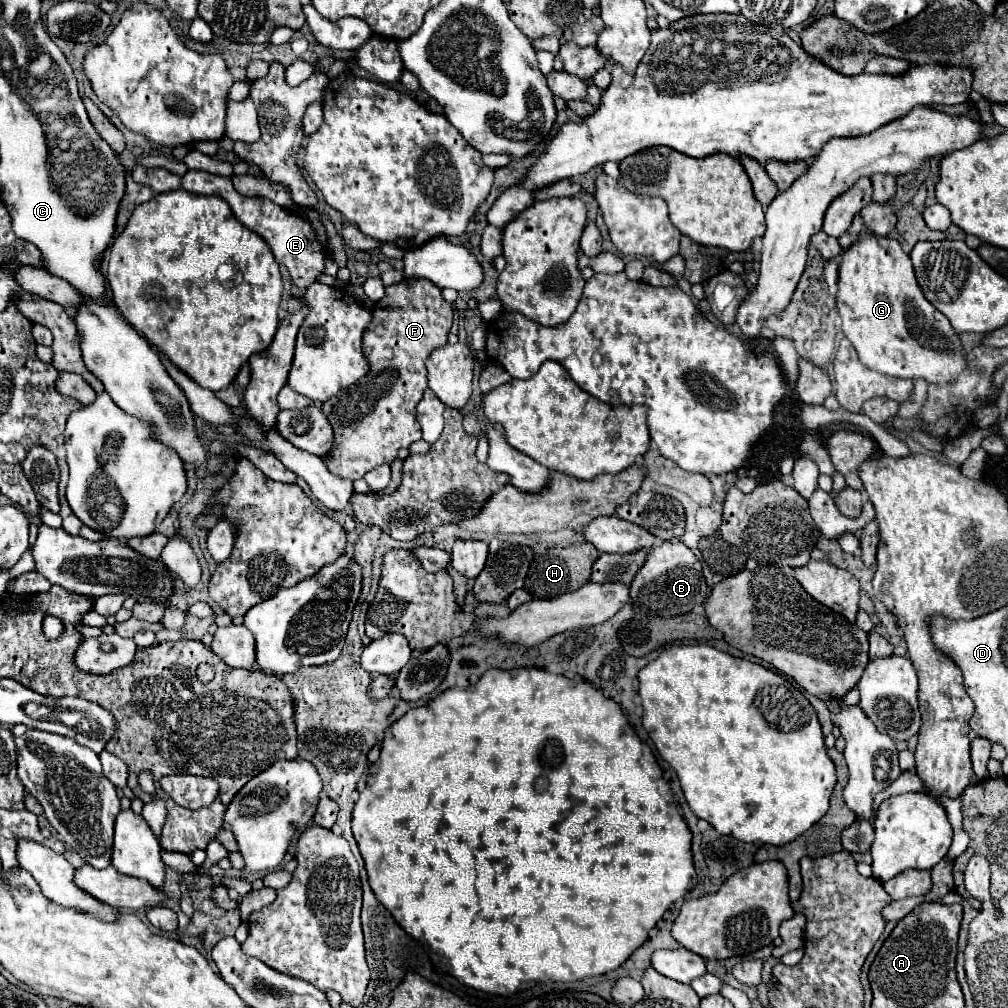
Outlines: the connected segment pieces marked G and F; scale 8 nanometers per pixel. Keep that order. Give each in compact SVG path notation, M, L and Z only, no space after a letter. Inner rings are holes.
M866 234L852 248L848 248L840 260L838 288L838 312L842 318L842 332L852 342L866 368L894 378L924 378L928 384L934 386L950 384L958 374L962 374L962 370L968 370L960 336L952 328L950 320L946 320L946 316L942 316L942 312L938 312L924 298L914 276L912 260L896 240Z
M402 280L400 284L386 288L386 296L374 304L372 322L364 334L364 354L370 362L370 374L322 404L332 428L338 428L338 438L324 460L332 474L350 480L364 478L368 470L380 464L392 464L400 448L408 448L412 442L422 438L420 424L416 422L416 404L428 386L426 360L436 348L448 344L452 316L452 304L442 298L442 290L438 290L436 284L430 284L430 280Z

